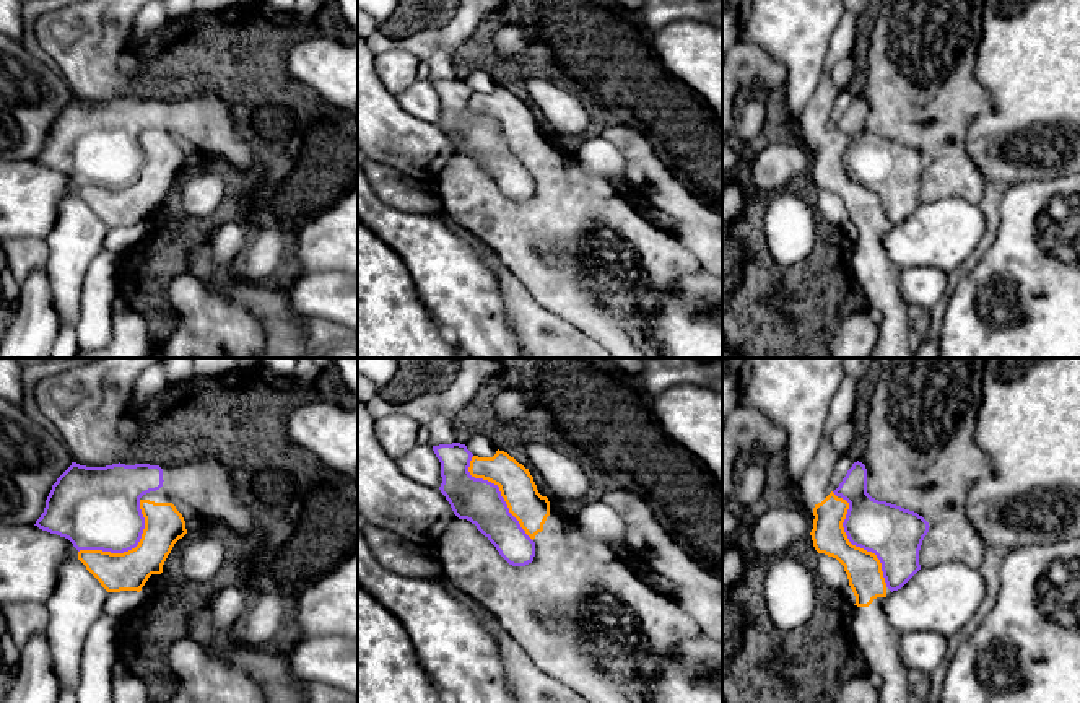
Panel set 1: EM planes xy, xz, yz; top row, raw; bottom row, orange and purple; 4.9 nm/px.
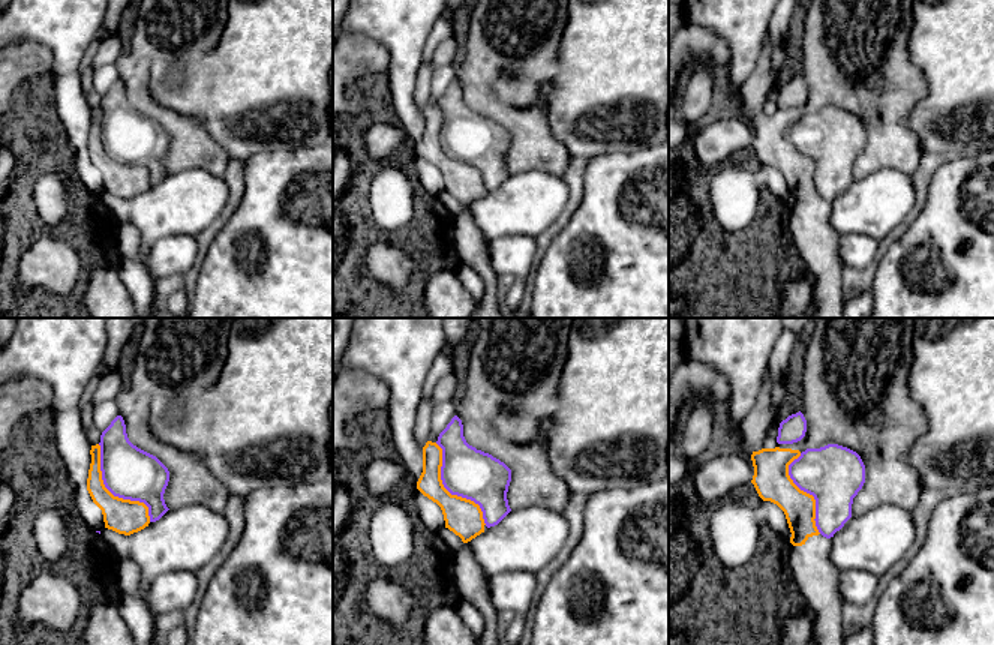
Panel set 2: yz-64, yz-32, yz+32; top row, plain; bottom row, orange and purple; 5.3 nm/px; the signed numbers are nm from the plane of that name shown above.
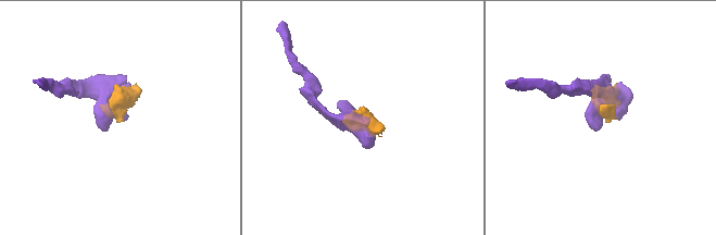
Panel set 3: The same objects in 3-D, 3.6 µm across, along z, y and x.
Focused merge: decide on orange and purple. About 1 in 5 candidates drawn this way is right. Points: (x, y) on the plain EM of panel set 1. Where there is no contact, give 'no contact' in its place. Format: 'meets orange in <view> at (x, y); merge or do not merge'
meets orange in xy at (129, 186); do not merge

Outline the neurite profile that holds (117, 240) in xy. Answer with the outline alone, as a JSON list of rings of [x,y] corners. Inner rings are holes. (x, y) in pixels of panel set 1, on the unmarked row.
[[[142,226],[109,228],[104,249],[120,257],[137,246],[137,241],[143,233]]]

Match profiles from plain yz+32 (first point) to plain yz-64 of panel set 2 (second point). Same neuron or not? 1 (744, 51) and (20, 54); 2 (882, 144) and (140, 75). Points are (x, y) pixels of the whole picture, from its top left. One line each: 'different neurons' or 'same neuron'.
1: different neurons
2: same neuron

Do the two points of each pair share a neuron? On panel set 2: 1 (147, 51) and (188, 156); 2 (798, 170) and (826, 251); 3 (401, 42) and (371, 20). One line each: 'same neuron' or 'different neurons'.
1: same neuron
2: same neuron
3: same neuron

